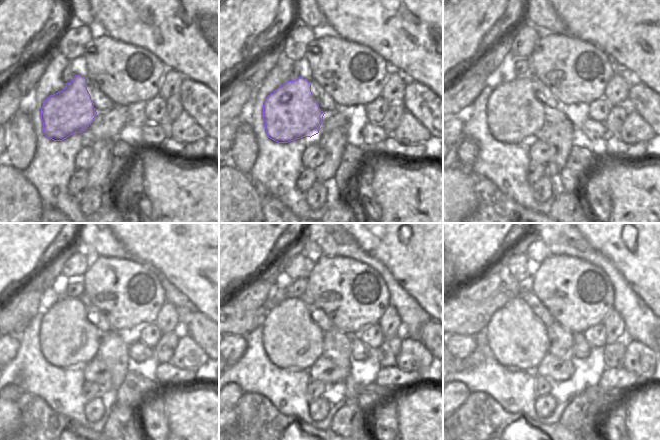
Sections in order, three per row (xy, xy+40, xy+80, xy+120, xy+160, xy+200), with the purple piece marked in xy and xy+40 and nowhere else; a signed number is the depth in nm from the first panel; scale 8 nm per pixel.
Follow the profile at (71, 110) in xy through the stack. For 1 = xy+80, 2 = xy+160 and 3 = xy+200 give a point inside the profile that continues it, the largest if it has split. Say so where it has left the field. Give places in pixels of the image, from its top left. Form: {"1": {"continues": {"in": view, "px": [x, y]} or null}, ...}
{"1": {"continues": {"in": "xy+80", "px": [514, 113]}}, "2": {"continues": {"in": "xy+160", "px": [291, 340]}}, "3": {"continues": {"in": "xy+200", "px": [516, 338]}}}

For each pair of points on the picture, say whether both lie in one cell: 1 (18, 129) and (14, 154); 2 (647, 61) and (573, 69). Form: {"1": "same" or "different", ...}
{"1": "same", "2": "different"}

